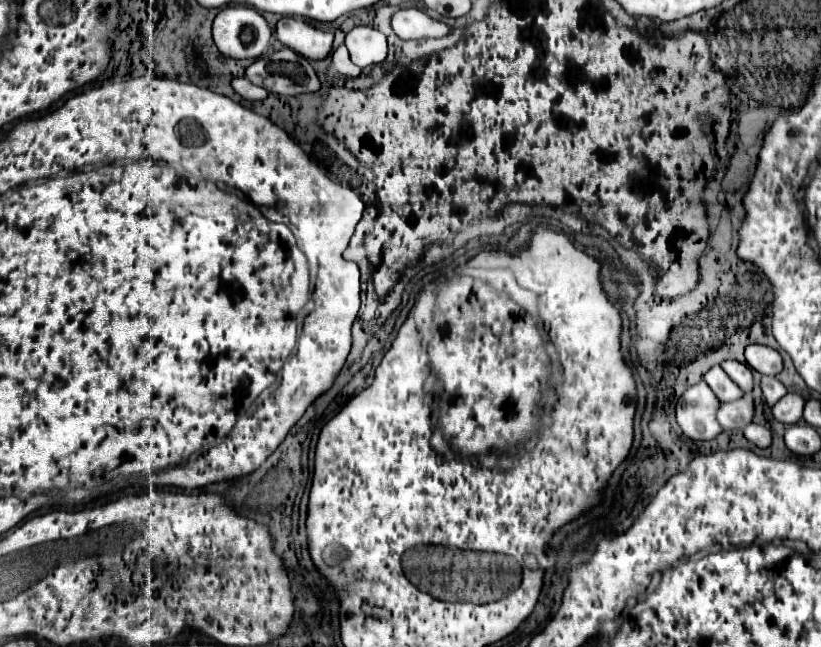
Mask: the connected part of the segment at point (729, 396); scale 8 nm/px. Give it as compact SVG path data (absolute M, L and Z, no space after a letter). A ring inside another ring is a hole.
M719 365L707 371L705 381L711 387L711 391L717 395L719 401L735 401L743 395L743 391L739 391L739 385L731 383L731 379L725 375L725 371Z

